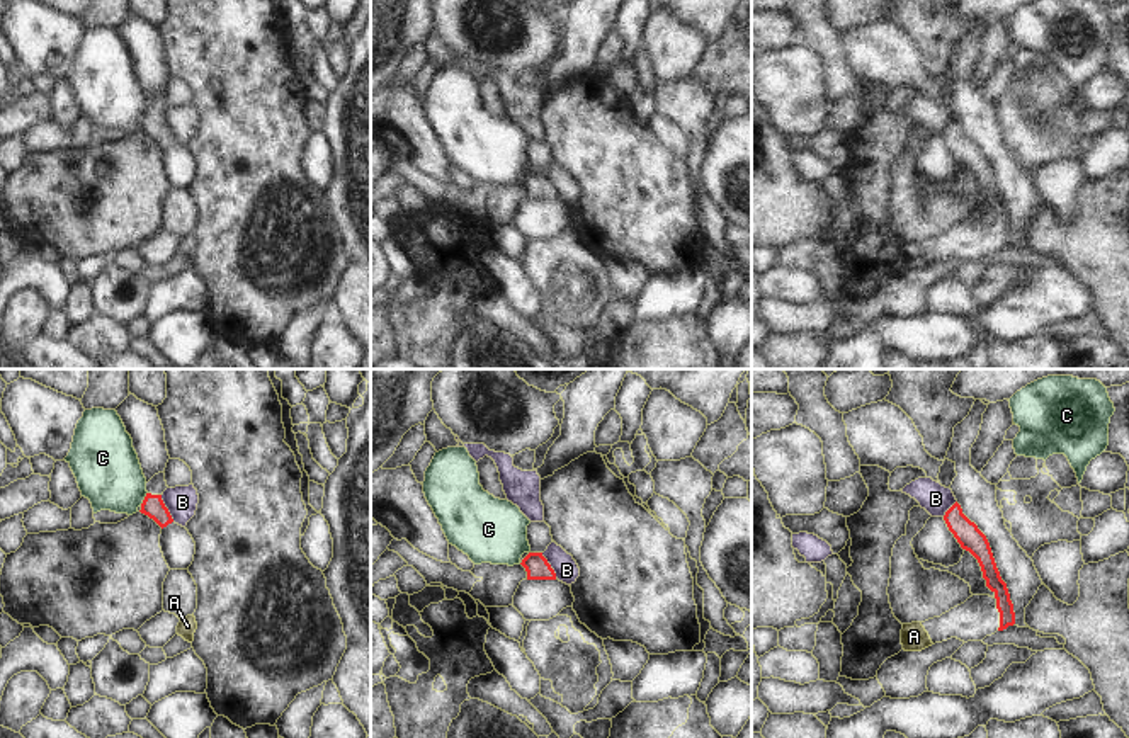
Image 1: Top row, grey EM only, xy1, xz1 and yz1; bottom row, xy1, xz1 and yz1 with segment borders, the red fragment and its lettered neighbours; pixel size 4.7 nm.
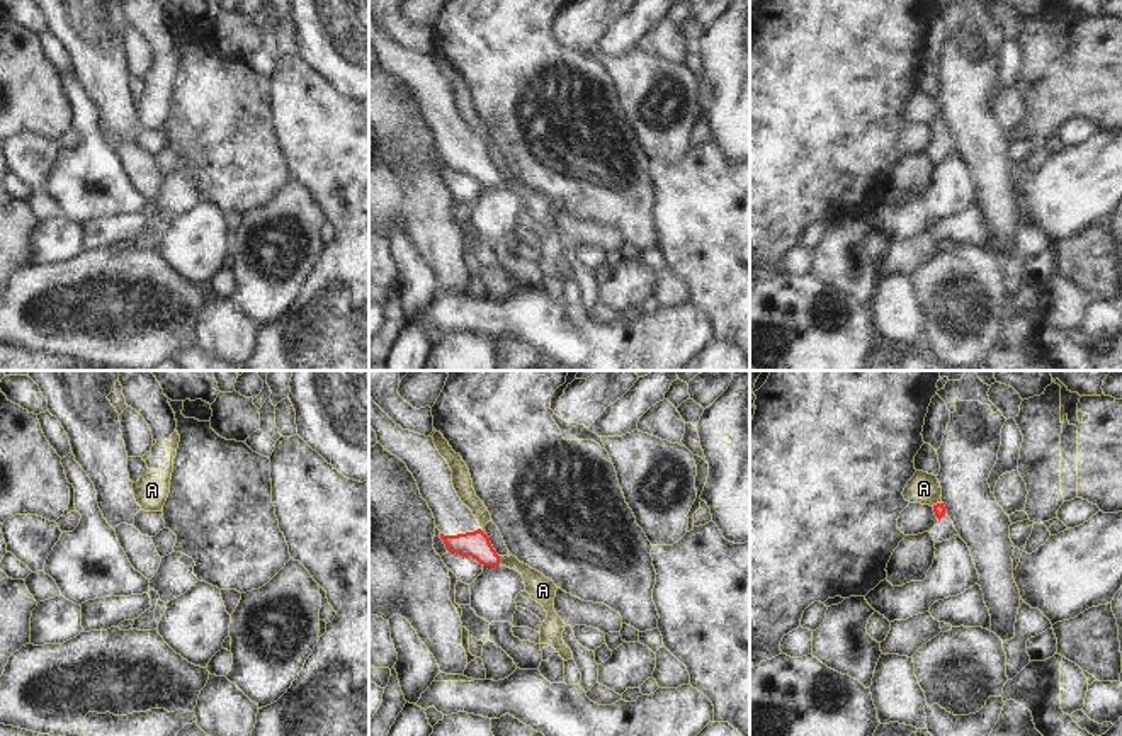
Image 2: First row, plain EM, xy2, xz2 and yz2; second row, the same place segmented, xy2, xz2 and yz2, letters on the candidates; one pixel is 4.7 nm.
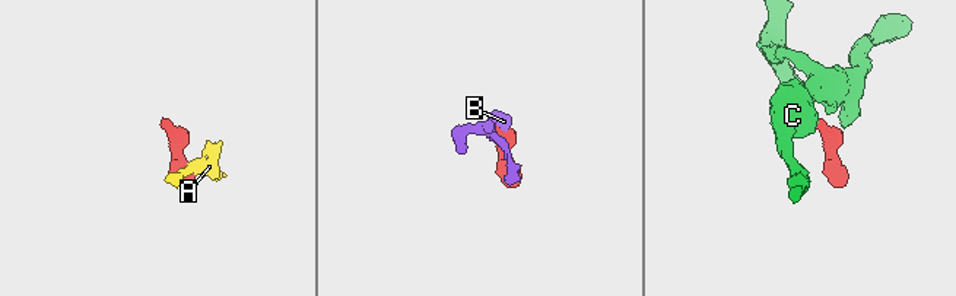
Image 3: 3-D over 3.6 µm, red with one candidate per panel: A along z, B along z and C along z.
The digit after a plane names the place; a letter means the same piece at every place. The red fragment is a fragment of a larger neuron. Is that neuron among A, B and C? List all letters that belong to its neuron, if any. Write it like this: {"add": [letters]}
{"add": []}

